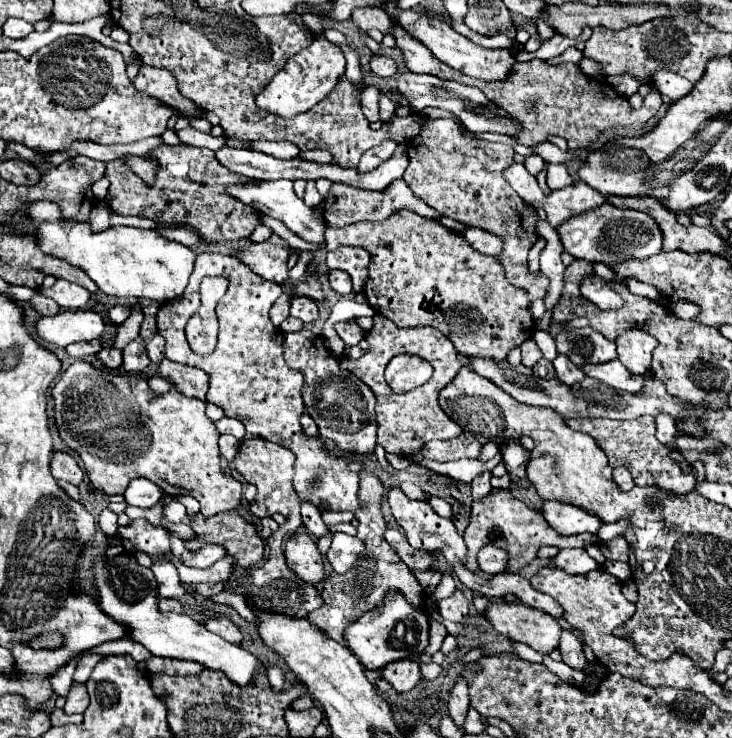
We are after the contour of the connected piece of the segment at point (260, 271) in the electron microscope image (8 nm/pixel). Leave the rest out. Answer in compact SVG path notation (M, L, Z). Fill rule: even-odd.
M271 234L261 244L247 244L239 248L233 258L249 266L257 276L271 280L279 286L289 284L289 272L287 272L287 258L289 258L289 244L279 238L277 234Z

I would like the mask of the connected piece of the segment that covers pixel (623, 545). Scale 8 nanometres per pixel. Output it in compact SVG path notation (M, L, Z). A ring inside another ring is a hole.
M613 538L609 542L601 542L599 548L607 560L619 560L619 562L629 560L629 544L623 538Z

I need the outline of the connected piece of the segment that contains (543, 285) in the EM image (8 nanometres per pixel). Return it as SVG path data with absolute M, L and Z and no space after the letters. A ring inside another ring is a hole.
M453 118L423 120L421 132L407 142L409 166L403 180L427 206L437 210L441 216L457 220L465 226L477 226L503 240L503 250L495 258L505 268L507 280L529 294L529 302L543 298L549 286L549 278L529 274L527 254L537 242L537 214L503 178L503 172L515 162L513 146L503 142L483 142L467 138L459 132Z

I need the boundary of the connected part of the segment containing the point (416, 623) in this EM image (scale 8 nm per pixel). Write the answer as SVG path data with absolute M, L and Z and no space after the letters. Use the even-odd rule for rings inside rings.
M397 590L387 592L383 602L345 628L345 640L365 670L381 670L409 654L421 654L429 644L429 616L413 608Z

